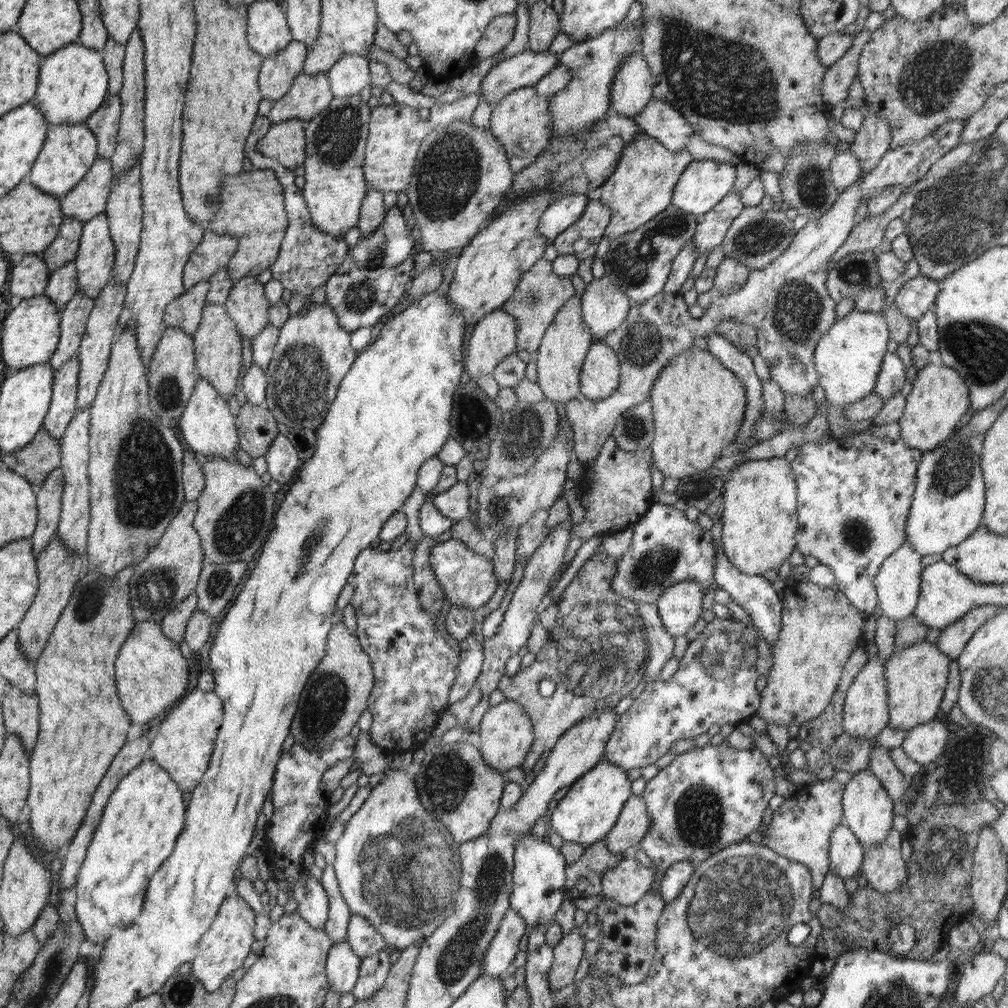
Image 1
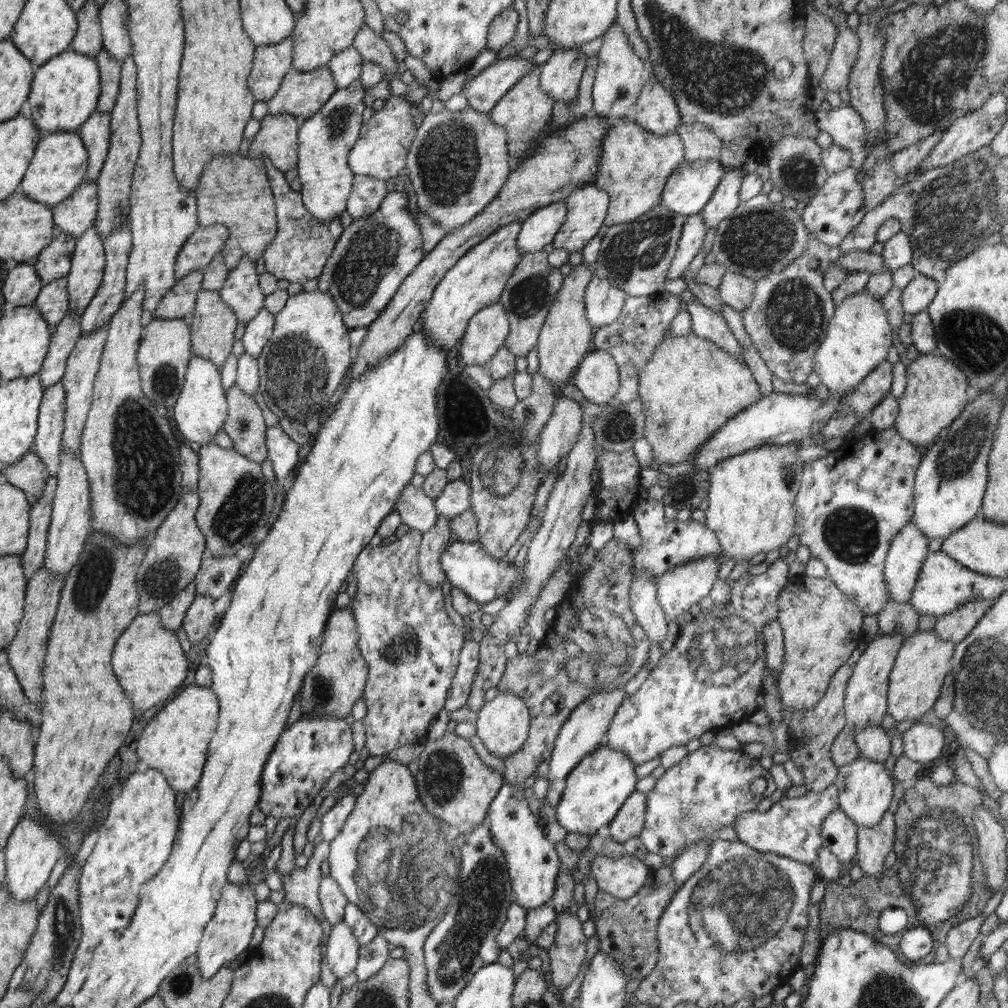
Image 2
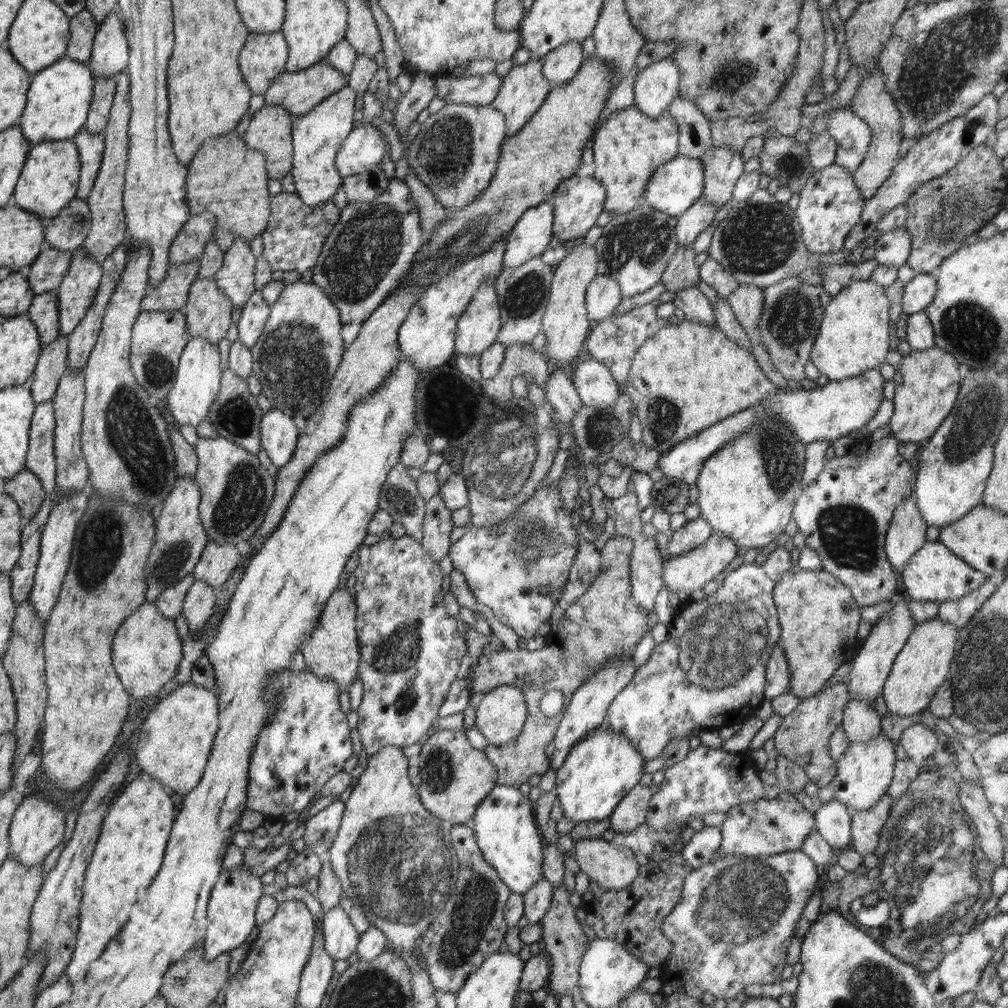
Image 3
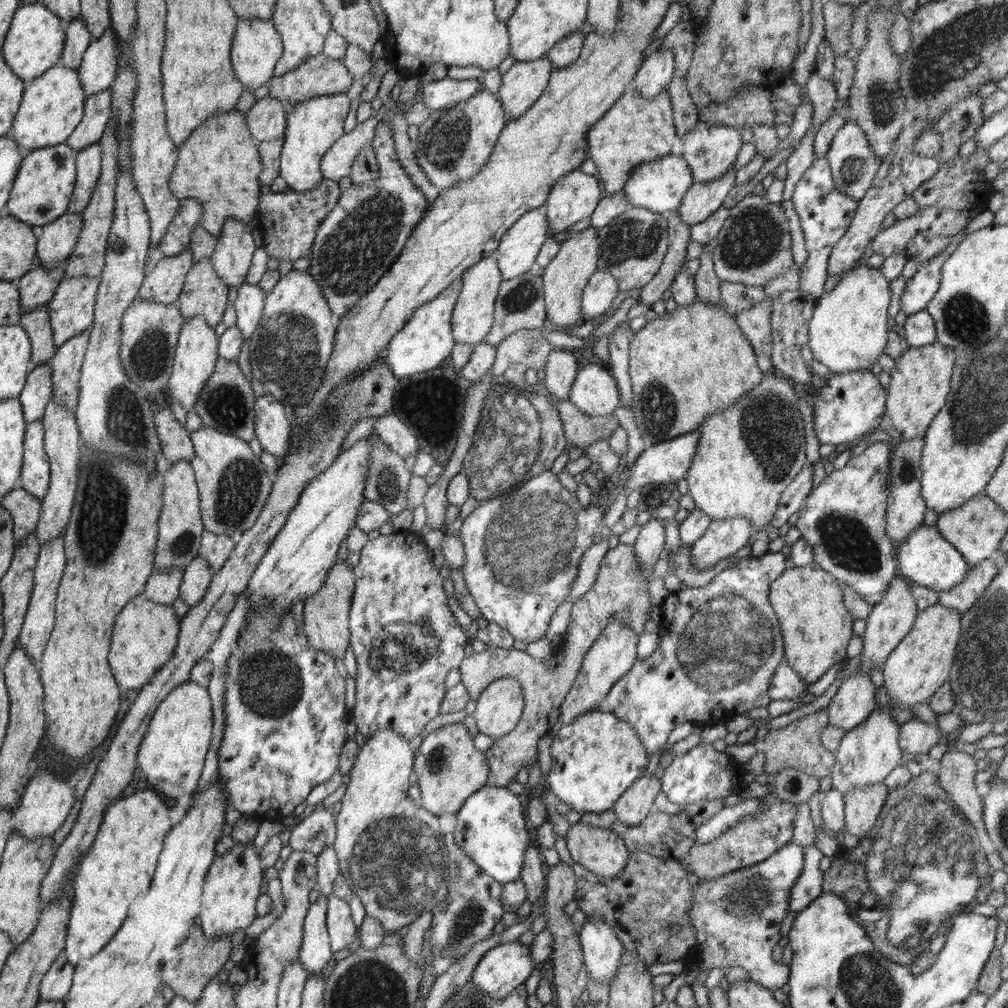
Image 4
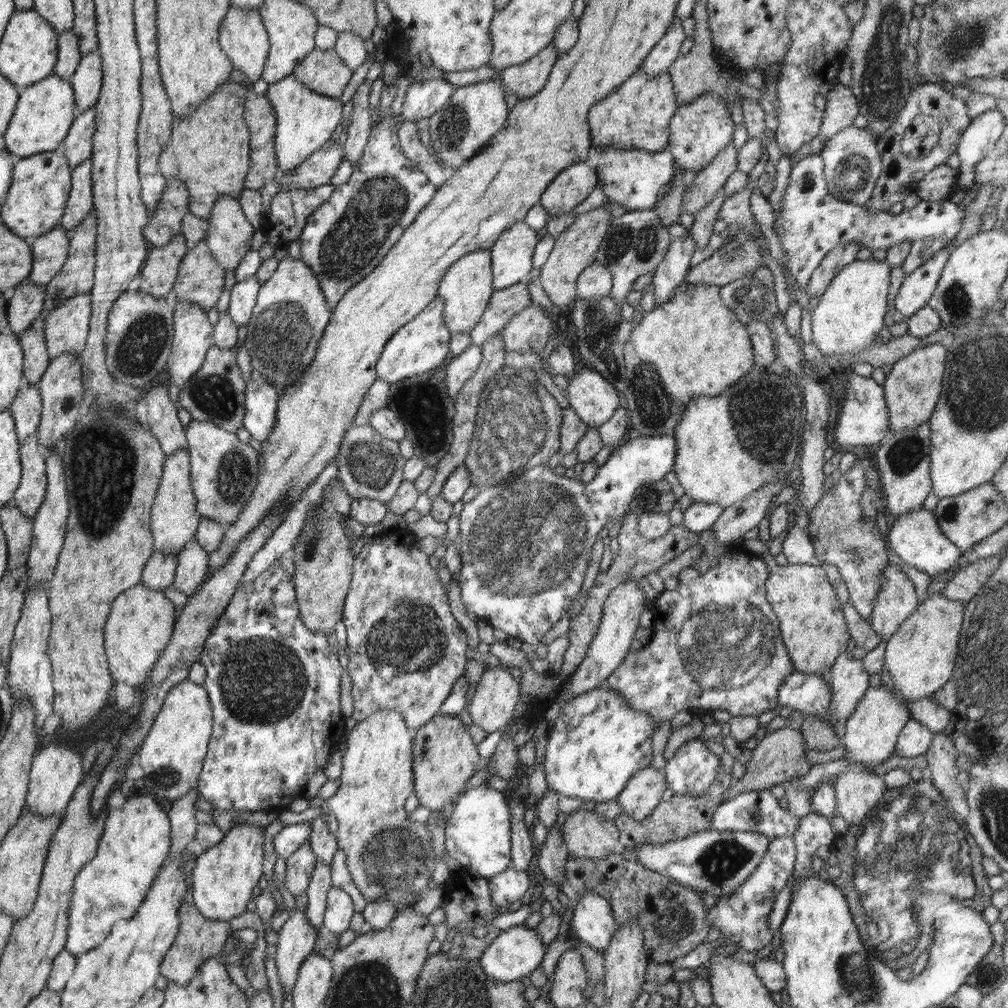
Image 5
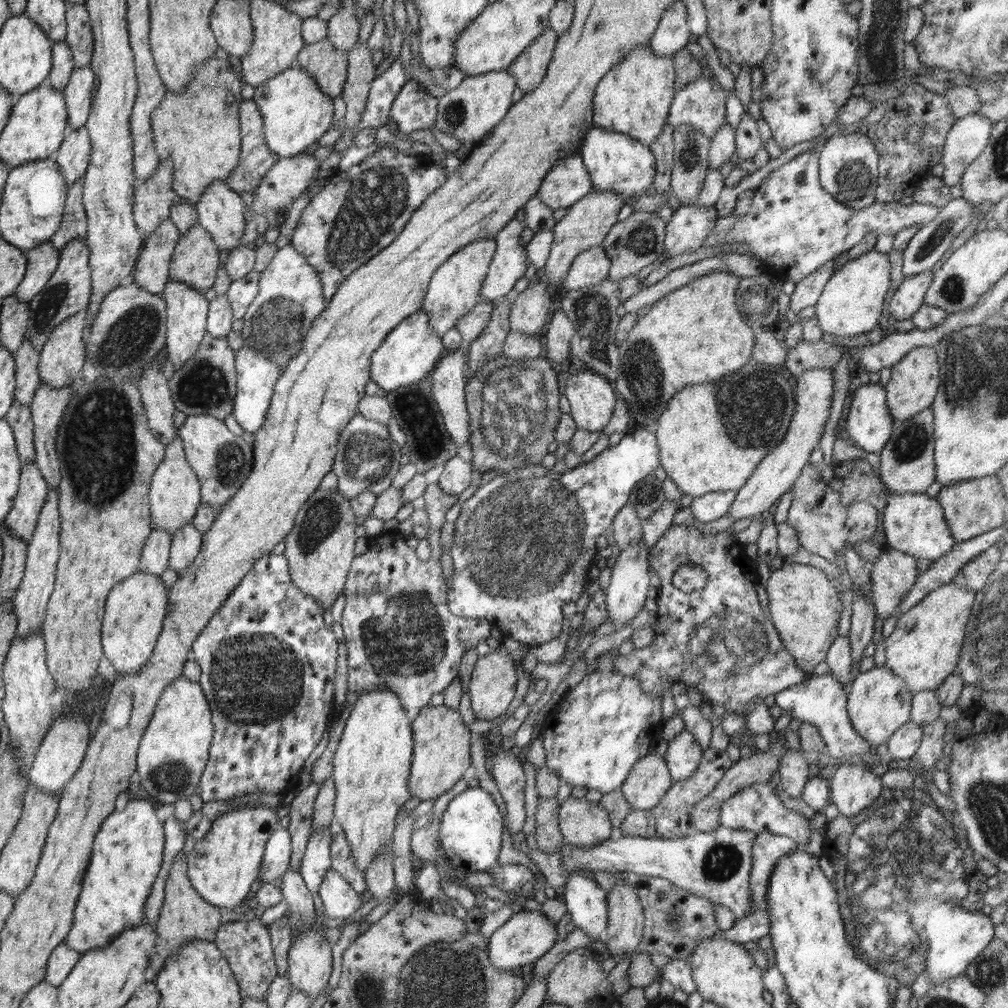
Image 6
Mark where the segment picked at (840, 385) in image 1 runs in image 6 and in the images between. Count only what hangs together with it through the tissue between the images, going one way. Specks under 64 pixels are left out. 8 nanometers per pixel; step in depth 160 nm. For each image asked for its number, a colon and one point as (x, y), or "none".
2: (857, 339)
3: (853, 337)
4: (847, 331)
5: (850, 312)
6: (851, 302)

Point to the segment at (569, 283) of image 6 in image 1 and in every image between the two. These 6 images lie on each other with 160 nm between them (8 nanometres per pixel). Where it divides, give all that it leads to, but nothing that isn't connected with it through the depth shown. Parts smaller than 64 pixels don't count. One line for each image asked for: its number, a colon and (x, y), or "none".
1: (604, 306)
2: (603, 301)
3: (603, 295)
4: (601, 288)
5: (595, 281)

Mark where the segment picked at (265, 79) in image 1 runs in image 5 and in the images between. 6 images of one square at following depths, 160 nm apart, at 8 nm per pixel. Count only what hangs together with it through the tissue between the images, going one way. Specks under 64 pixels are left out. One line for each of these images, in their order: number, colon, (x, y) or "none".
2: (271, 63)
3: (264, 55)
4: (256, 47)
5: (243, 38)

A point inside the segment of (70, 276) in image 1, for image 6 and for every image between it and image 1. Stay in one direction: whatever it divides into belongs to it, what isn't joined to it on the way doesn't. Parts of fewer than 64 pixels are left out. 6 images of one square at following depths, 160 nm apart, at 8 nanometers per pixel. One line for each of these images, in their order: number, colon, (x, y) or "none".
2: (52, 302)
3: (43, 312)
4: (36, 322)
5: (32, 340)
6: (27, 380)

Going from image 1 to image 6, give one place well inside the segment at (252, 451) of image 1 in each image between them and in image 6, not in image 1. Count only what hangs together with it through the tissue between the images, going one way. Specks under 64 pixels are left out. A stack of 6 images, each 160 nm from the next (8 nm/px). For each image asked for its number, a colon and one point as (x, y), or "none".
2: (245, 425)
3: (235, 414)
4: (226, 401)
5: (216, 393)
6: (206, 384)

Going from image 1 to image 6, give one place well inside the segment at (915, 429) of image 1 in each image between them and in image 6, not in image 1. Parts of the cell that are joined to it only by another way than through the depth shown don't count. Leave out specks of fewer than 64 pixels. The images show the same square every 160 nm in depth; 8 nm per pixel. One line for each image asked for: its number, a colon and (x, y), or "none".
2: (936, 392)
3: (927, 383)
4: (920, 381)
5: (912, 388)
6: (914, 380)

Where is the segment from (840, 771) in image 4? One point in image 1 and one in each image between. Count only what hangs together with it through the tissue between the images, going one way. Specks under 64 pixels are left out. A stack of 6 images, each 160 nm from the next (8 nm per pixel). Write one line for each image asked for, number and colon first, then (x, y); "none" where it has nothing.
1: (867, 808)
2: (865, 789)
3: (864, 772)

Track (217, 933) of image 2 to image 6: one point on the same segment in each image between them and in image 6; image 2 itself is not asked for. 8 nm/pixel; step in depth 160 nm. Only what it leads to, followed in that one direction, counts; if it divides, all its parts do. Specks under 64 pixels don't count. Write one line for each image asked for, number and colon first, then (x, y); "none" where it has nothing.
3: (233, 901)
4: (232, 885)
5: (224, 875)
6: (222, 866)

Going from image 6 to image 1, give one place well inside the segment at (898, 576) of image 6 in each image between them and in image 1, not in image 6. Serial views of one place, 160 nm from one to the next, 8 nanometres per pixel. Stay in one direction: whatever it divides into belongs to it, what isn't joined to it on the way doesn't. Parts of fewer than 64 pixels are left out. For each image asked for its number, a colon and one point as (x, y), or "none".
1: (865, 712)
2: (865, 704)
3: (871, 666)
4: (891, 618)
5: (897, 599)

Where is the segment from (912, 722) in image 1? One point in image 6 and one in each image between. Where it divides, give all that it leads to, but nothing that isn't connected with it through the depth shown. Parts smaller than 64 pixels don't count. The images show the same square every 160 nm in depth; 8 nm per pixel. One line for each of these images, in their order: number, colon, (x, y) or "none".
2: (924, 659)
3: (922, 665)
4: (921, 663)
5: (920, 656)
6: (924, 649)

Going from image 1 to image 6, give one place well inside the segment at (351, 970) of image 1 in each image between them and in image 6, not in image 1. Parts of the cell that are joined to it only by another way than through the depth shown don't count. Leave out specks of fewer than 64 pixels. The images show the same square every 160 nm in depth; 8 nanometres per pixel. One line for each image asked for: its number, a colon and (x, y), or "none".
2: (342, 952)
3: (341, 938)
4: (342, 931)
5: (340, 907)
6: (340, 900)

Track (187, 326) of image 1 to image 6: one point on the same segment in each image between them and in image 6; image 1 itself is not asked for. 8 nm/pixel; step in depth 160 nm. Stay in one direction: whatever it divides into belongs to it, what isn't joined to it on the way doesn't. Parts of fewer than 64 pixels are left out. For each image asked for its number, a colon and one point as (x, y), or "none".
2: (179, 300)
3: (172, 293)
4: (163, 285)
5: (160, 269)
6: (151, 272)

